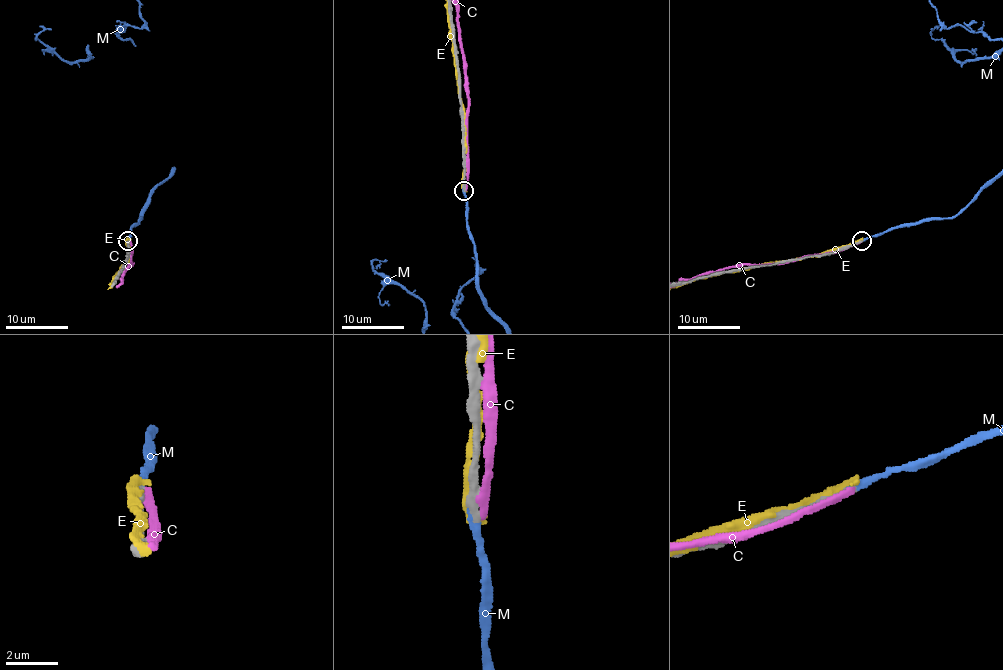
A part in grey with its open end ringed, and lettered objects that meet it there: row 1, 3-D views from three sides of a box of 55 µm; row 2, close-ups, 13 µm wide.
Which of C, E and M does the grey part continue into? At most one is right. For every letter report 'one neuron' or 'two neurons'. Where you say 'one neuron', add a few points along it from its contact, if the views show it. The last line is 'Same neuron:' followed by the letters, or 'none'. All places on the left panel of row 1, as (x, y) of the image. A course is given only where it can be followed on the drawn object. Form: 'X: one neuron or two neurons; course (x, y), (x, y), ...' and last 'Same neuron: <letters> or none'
C: two neurons
E: two neurons
M: one neuron
Same neuron: M

